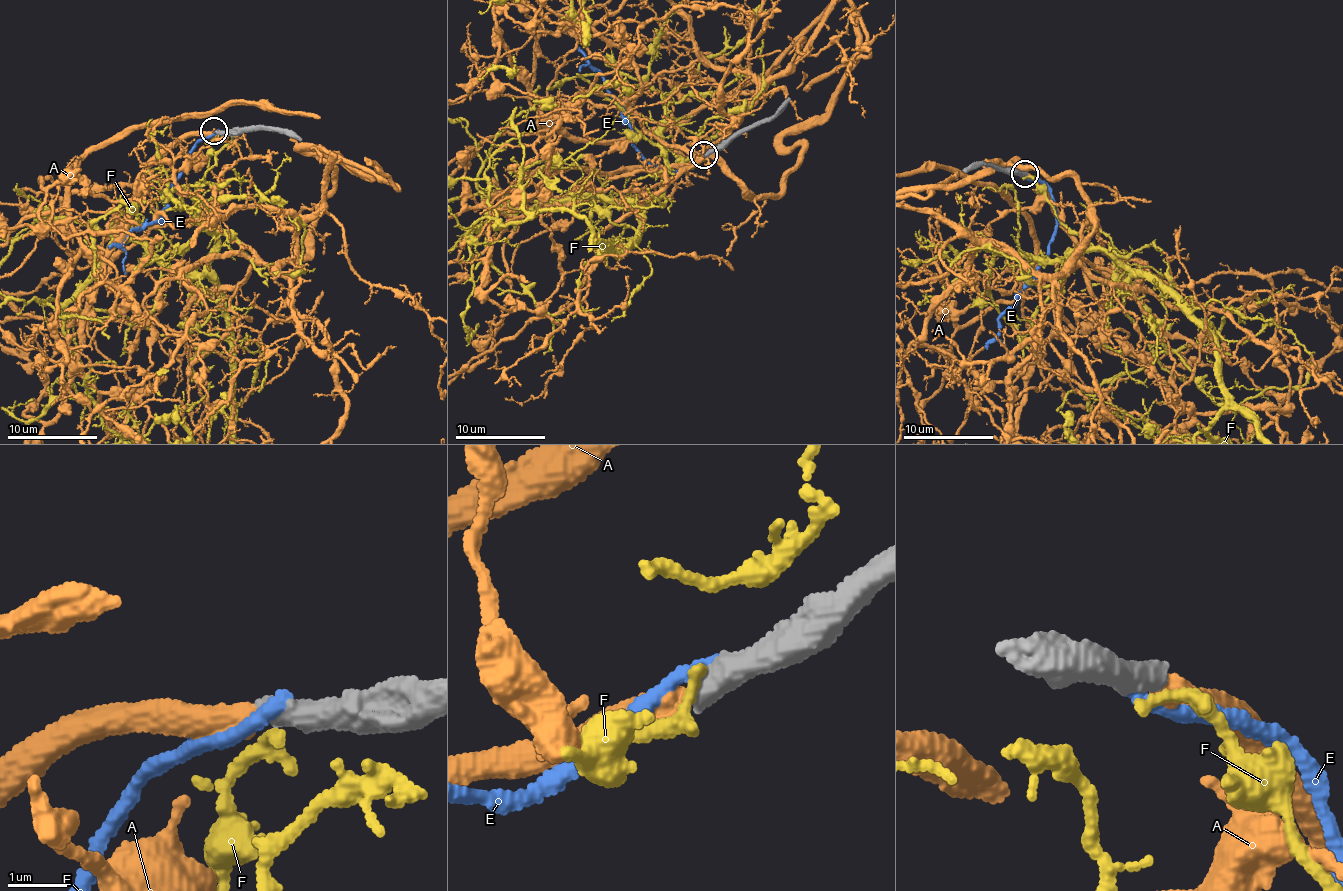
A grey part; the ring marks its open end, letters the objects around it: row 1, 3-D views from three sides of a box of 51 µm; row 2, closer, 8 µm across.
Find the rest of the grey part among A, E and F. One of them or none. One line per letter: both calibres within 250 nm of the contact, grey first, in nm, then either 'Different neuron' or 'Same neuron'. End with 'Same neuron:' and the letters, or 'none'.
A: Thickness 420 nm (grey) against 440 nm. Same neuron
E: Thickness 550 nm (grey) against 280 nm. Different neuron
F: Thickness 500 nm (grey) against 240 nm. Different neuron
Same neuron: A

